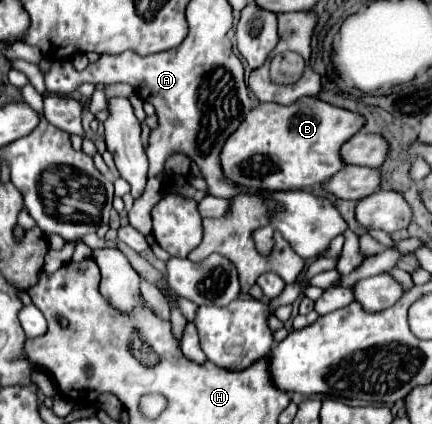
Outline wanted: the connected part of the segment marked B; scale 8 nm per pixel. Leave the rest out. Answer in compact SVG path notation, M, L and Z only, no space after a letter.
M300 98L290 106L260 104L226 140L220 156L224 176L248 190L282 192L322 184L342 166L340 146L364 126L360 114L316 98Z

